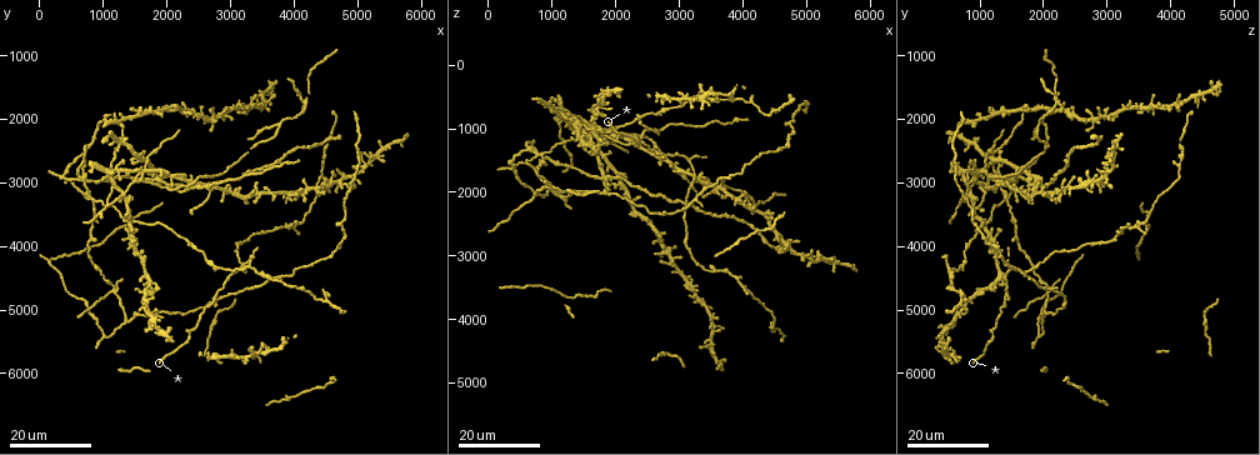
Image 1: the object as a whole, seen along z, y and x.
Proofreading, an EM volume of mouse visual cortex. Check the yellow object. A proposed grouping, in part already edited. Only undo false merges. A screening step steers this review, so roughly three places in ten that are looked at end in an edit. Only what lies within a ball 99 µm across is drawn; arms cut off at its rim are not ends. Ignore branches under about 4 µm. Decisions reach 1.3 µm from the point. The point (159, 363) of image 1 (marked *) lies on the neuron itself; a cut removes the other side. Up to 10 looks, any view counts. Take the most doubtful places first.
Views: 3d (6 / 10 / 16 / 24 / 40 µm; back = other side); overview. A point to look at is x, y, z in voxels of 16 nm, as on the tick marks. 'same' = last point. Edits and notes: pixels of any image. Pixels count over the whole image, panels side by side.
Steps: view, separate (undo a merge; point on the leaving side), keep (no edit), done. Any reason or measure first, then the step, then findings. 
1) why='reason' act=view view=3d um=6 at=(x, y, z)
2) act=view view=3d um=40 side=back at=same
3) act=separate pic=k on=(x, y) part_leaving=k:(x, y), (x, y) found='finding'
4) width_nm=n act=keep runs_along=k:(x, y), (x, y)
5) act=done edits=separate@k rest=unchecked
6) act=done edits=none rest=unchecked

why='three arms meet' act=view view=3d um=24 at=(3800, 2050, 1950)

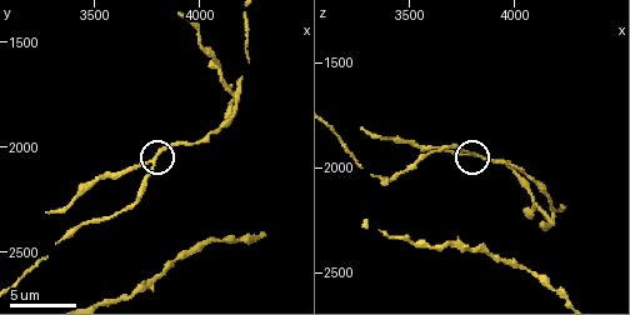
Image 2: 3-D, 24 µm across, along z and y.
act=view view=3d um=6 at=(3750, 2080, 1930)

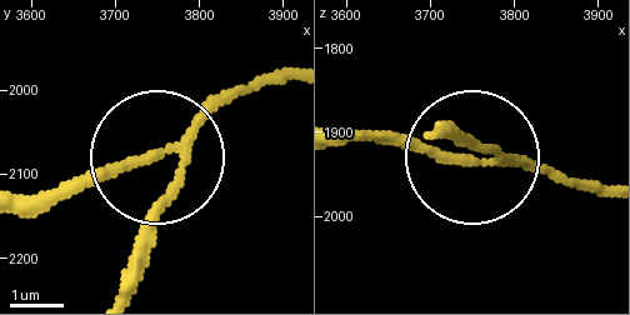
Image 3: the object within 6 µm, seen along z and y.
act=view view=3d um=6 side=back at=(3750, 2080, 1940)

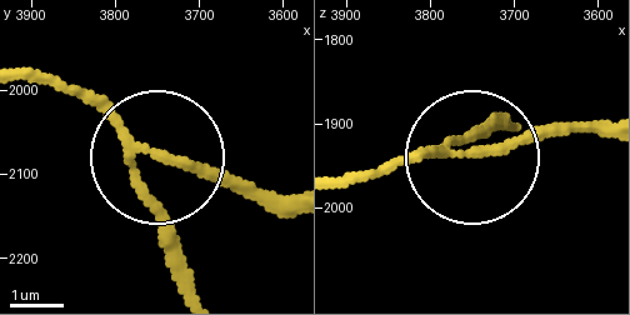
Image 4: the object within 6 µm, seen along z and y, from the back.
act=separate pic=4 on=(205, 170) part_leaving=4:(133, 146), (290, 196) found='a second neuron is stuck on'

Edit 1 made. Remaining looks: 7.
act=view view=overview

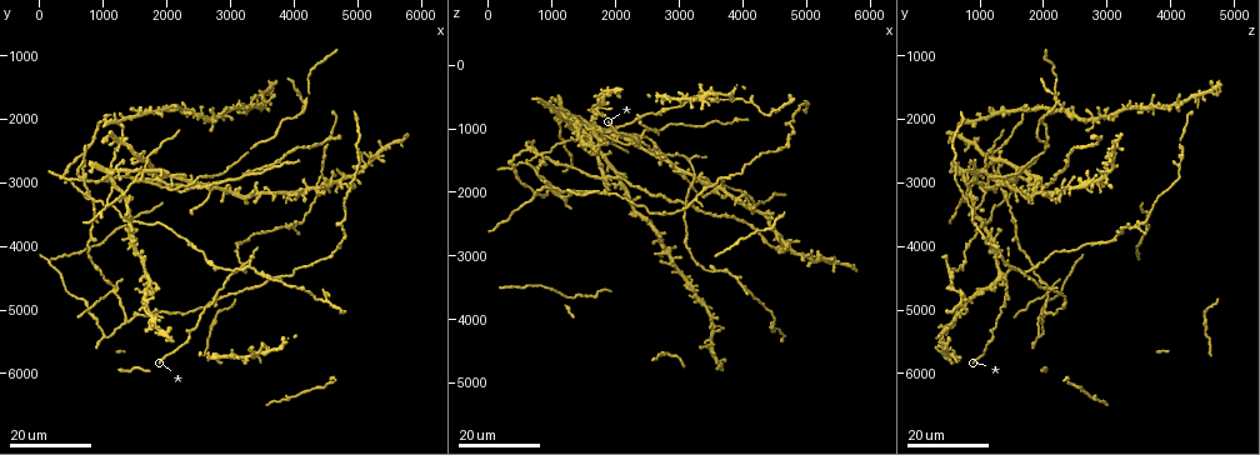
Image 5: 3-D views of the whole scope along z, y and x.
why='four arms meet' act=view view=3d um=24 at=(1350, 3200, 750)

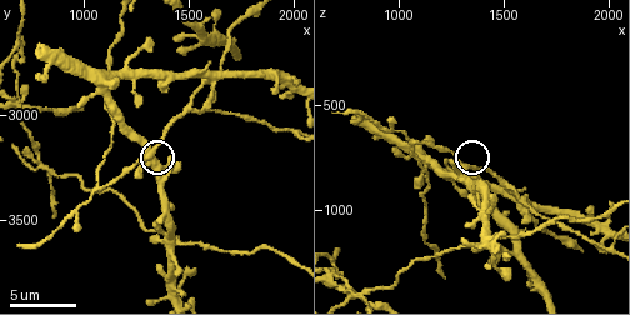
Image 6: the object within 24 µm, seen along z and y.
act=view view=3d um=10 at=(1320, 3180, 800)

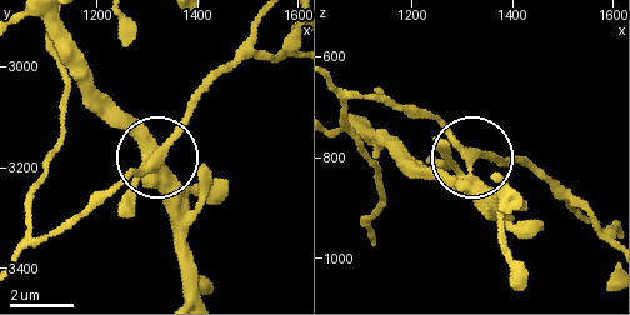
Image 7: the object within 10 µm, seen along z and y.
arms=4 act=keep found='all the same neuron'

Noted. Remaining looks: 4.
why='arms part here' act=view view=3d um=10 at=(1080, 3330, 690)

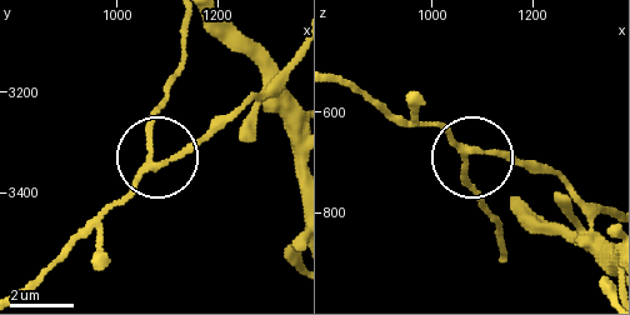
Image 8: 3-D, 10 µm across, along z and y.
act=keep found='all the same neuron'

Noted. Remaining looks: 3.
why='arms part here' act=view view=3d um=16 at=(1850, 2950, 1750)

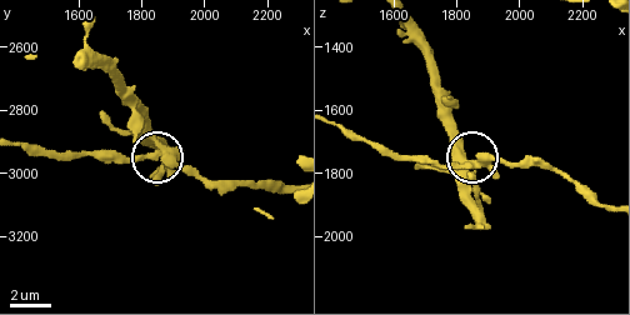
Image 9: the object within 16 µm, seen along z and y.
act=view view=3d um=6 at=(1860, 2900, 1770)

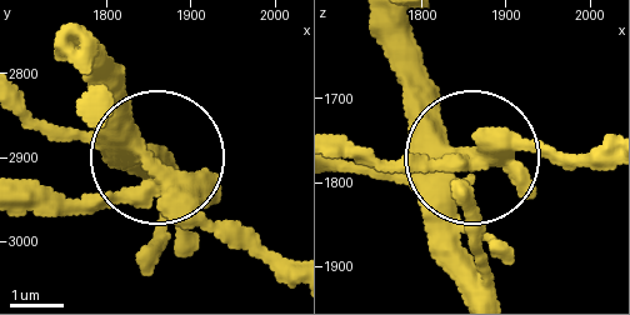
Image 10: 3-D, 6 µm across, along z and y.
act=separate pic=10 on=(231, 241) part_leaving=10:(169, 184), (26, 198) found='two neurons meet here'

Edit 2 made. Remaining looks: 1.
act=done edits=separate@4,separate@10 rest=unchecked

